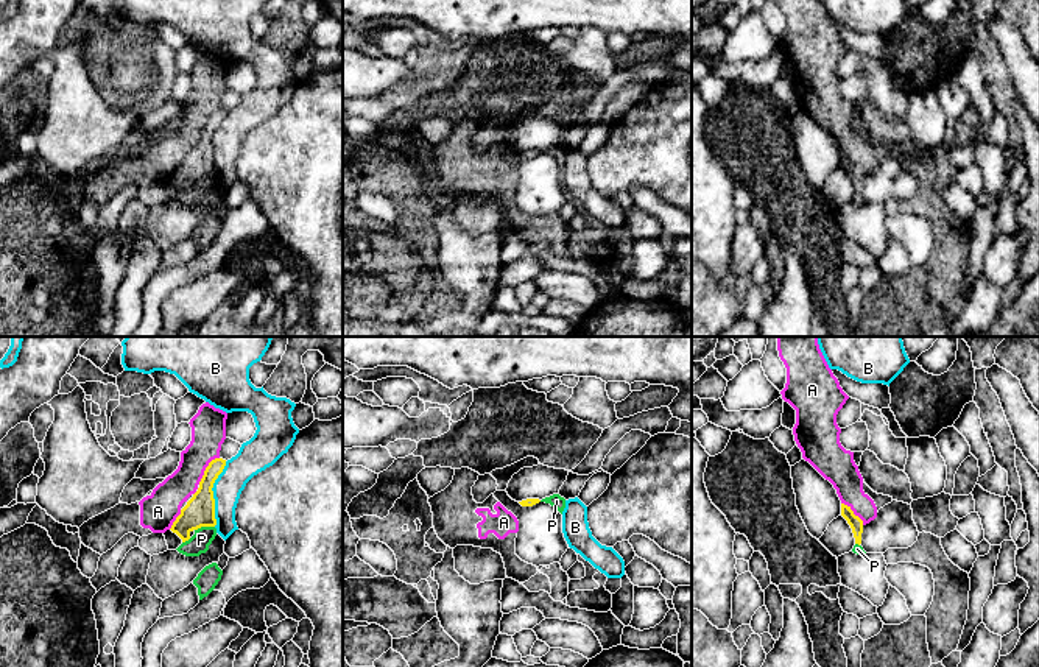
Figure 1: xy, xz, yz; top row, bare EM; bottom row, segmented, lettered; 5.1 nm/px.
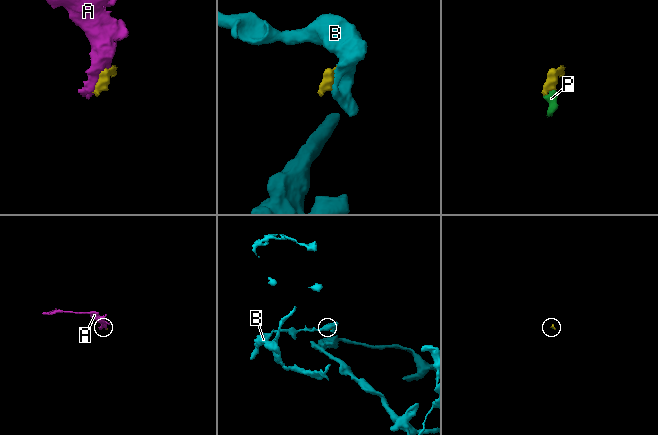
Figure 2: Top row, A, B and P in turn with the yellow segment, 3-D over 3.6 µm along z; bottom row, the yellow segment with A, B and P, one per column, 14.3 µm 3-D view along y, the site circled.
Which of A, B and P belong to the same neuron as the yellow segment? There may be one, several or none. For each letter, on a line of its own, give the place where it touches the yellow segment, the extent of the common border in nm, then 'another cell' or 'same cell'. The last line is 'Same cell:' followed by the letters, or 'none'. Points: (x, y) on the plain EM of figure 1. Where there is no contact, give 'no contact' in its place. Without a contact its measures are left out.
A: contact xy (206, 120); length 180 nm; another cell
B: contact xy (212, 145); length 340 nm; another cell
P: contact xy (204, 176); length 110 nm; same cell
Same cell: P

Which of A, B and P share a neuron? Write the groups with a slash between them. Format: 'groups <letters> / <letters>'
groups A / B / P

